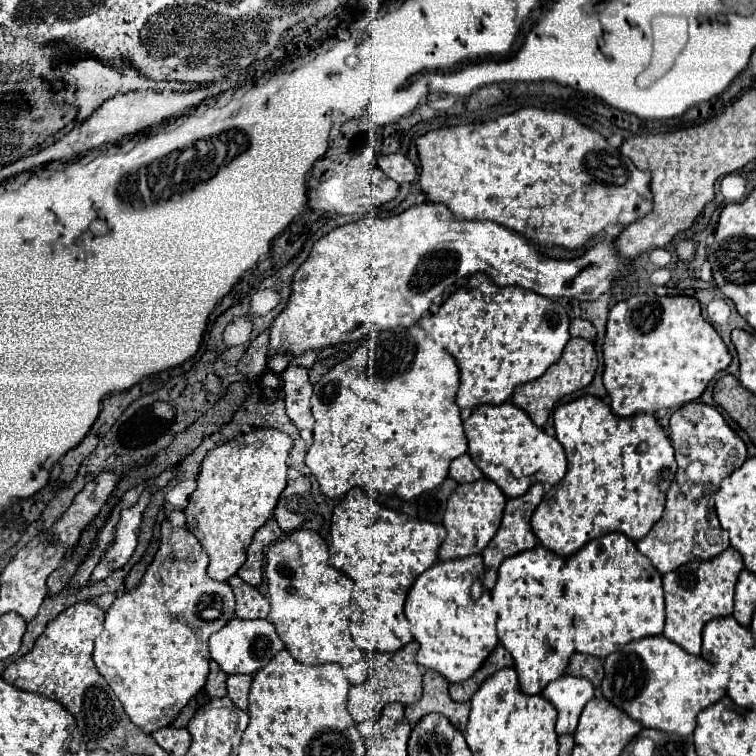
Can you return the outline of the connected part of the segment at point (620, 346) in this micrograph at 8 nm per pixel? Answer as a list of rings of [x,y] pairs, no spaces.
[[[637,294],[617,302],[611,308],[603,340],[603,360],[603,384],[611,398],[611,410],[617,416],[627,418],[639,412],[653,414],[659,408],[675,408],[697,400],[705,392],[711,378],[729,366],[731,354],[717,330],[701,316],[701,304],[697,298]]]

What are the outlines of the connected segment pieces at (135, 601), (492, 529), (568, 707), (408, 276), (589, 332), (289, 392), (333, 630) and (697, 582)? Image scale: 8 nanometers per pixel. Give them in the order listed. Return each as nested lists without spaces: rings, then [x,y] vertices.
[[[165,520],[161,524],[161,546],[141,584],[113,602],[105,616],[105,628],[95,638],[93,662],[99,674],[121,700],[131,722],[147,734],[169,726],[183,710],[183,706],[203,688],[209,674],[207,638],[221,630],[235,616],[233,590],[227,582],[211,580],[205,572],[207,564],[209,558],[195,536],[187,528],[175,528]]]
[[[481,478],[471,484],[459,484],[447,502],[447,512],[443,516],[447,538],[439,548],[439,560],[453,560],[471,554],[481,554],[501,526],[505,502],[507,502],[505,494],[497,488],[497,484],[493,484],[487,478]]]
[[[563,674],[561,678],[549,682],[541,692],[555,708],[557,708],[557,728],[555,732],[573,734],[585,704],[593,698],[595,690],[587,678],[577,678],[571,674]]]
[[[423,202],[397,215],[361,218],[357,222],[333,228],[329,234],[319,238],[313,244],[309,258],[299,266],[293,276],[287,306],[271,324],[267,356],[303,356],[309,350],[321,352],[327,346],[357,342],[375,330],[413,326],[423,314],[427,314],[431,302],[443,294],[445,286],[451,286],[459,278],[471,276],[475,272],[485,272],[497,286],[521,286],[545,298],[569,296],[577,300],[595,300],[607,288],[611,288],[611,280],[615,276],[625,274],[627,270],[629,266],[621,264],[621,260],[617,260],[617,256],[609,252],[609,240],[597,244],[581,258],[549,260],[539,256],[533,244],[529,244],[521,234],[515,234],[513,230],[497,222],[455,220],[449,208],[445,208],[445,204]]]
[[[583,318],[571,320],[569,332],[571,332],[571,336],[579,336],[579,338],[585,338],[585,340],[591,340],[591,342],[593,342],[595,336],[597,336],[595,326],[593,326],[589,320],[583,320]]]
[[[289,366],[283,374],[283,390],[285,390],[285,412],[293,420],[299,430],[311,430],[315,420],[311,416],[311,396],[313,386],[307,378],[307,370],[301,366]]]
[[[293,530],[277,544],[271,544],[265,554],[265,576],[269,580],[271,602],[269,620],[275,624],[279,638],[297,662],[335,662],[347,672],[351,684],[361,684],[367,678],[369,664],[349,632],[355,582],[327,562],[329,539],[321,538],[317,532]]]
[[[727,548],[725,552],[707,562],[689,562],[665,574],[663,576],[665,612],[667,612],[667,622],[663,632],[665,638],[673,640],[691,654],[699,654],[703,626],[713,618],[733,614],[733,592],[741,570],[743,570],[741,554],[735,548]]]

